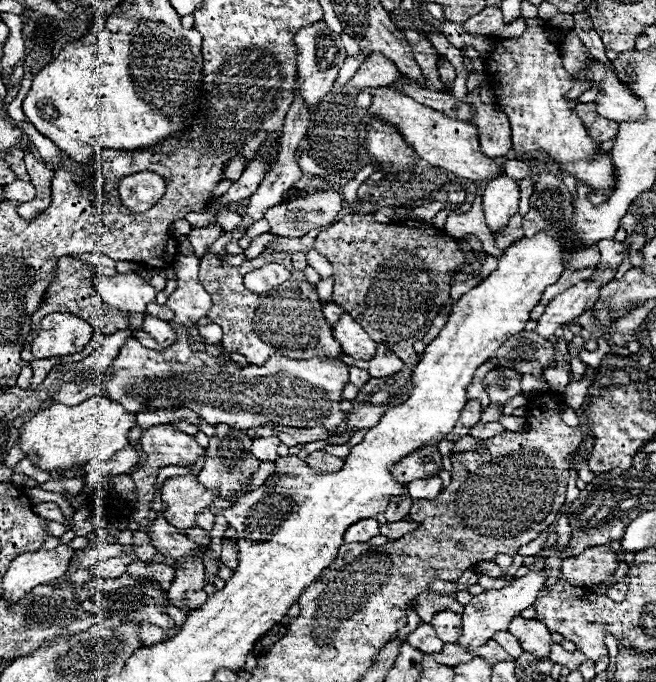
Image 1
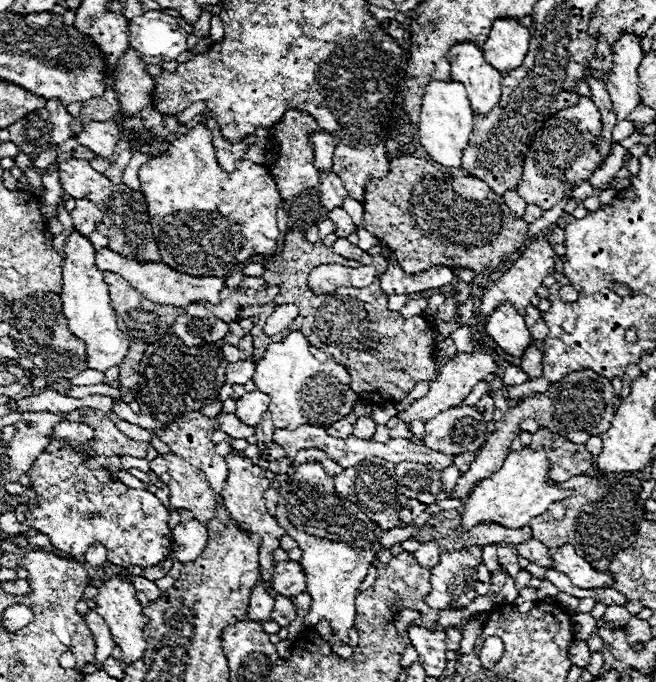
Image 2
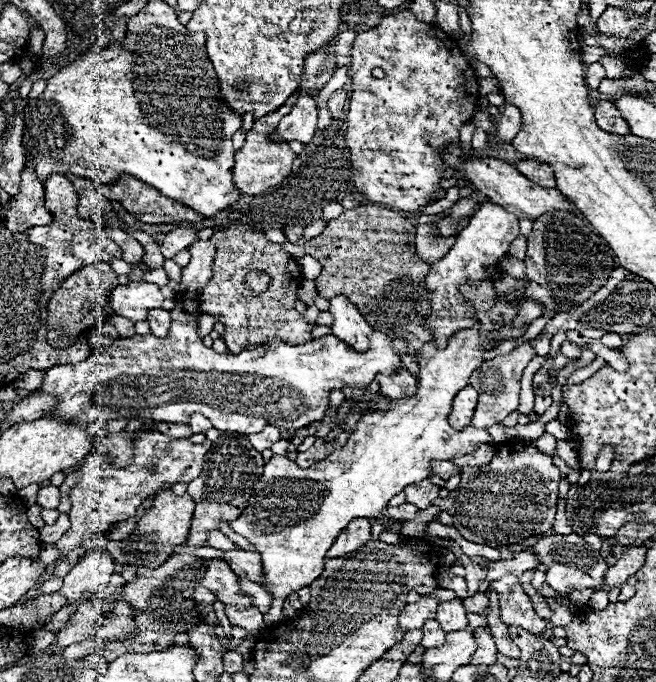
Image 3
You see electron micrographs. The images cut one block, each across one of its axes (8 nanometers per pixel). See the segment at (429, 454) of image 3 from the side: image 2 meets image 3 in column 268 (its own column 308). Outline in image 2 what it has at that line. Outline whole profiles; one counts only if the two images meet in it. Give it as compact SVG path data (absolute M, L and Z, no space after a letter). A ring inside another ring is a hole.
M320 462L300 464L292 480L280 484L278 494L276 520L280 520L280 526L298 542L298 548L302 550L300 566L306 576L306 592L312 598L304 624L326 620L342 642L350 642L348 630L356 620L354 598L376 556L372 548L378 548L376 544L380 542L384 530L362 514L356 504L338 496L332 476L324 472Z

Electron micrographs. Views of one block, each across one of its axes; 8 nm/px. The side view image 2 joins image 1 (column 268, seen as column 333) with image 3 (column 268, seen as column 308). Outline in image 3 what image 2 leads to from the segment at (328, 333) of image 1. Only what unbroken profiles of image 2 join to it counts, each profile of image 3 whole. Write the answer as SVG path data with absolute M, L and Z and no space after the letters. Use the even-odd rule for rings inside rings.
M230 224L210 238L216 244L216 258L212 266L212 278L200 294L202 312L214 316L224 324L224 336L230 352L242 352L244 348L266 344L268 340L282 340L286 344L306 344L312 338L316 324L304 320L294 308L298 300L298 288L302 284L300 266L282 250L280 244L268 242L266 236L248 224ZM252 270L266 270L272 278L270 286L262 294L254 294L244 286L244 276Z

